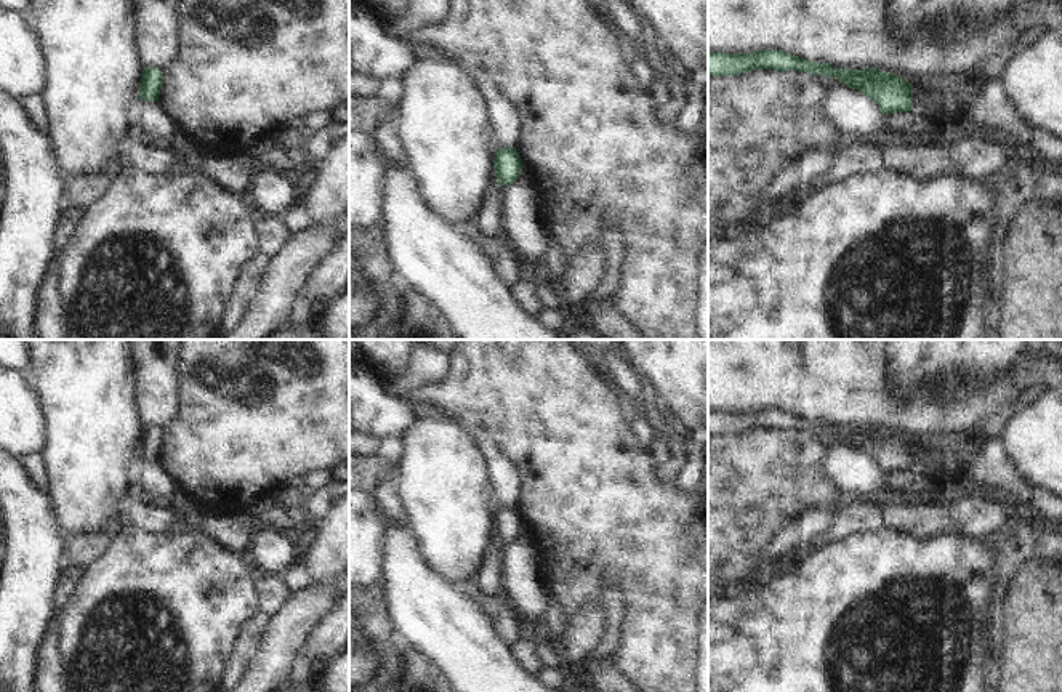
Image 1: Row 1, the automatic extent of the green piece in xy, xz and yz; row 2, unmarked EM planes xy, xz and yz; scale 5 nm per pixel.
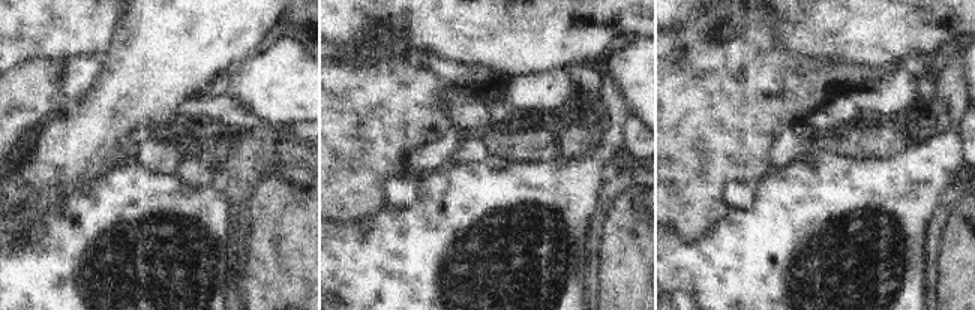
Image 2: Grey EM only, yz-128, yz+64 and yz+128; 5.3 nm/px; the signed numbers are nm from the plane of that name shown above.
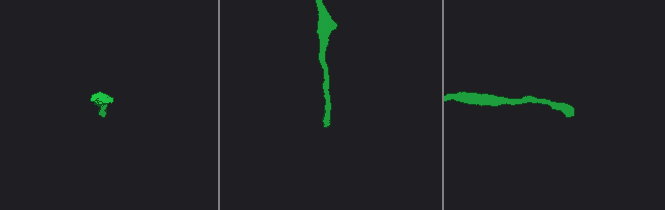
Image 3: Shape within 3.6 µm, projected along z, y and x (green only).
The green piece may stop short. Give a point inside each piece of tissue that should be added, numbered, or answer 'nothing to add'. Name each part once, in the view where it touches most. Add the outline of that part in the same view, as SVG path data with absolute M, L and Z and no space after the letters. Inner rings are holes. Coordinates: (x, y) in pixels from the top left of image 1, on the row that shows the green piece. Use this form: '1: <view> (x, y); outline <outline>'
nothing to add

